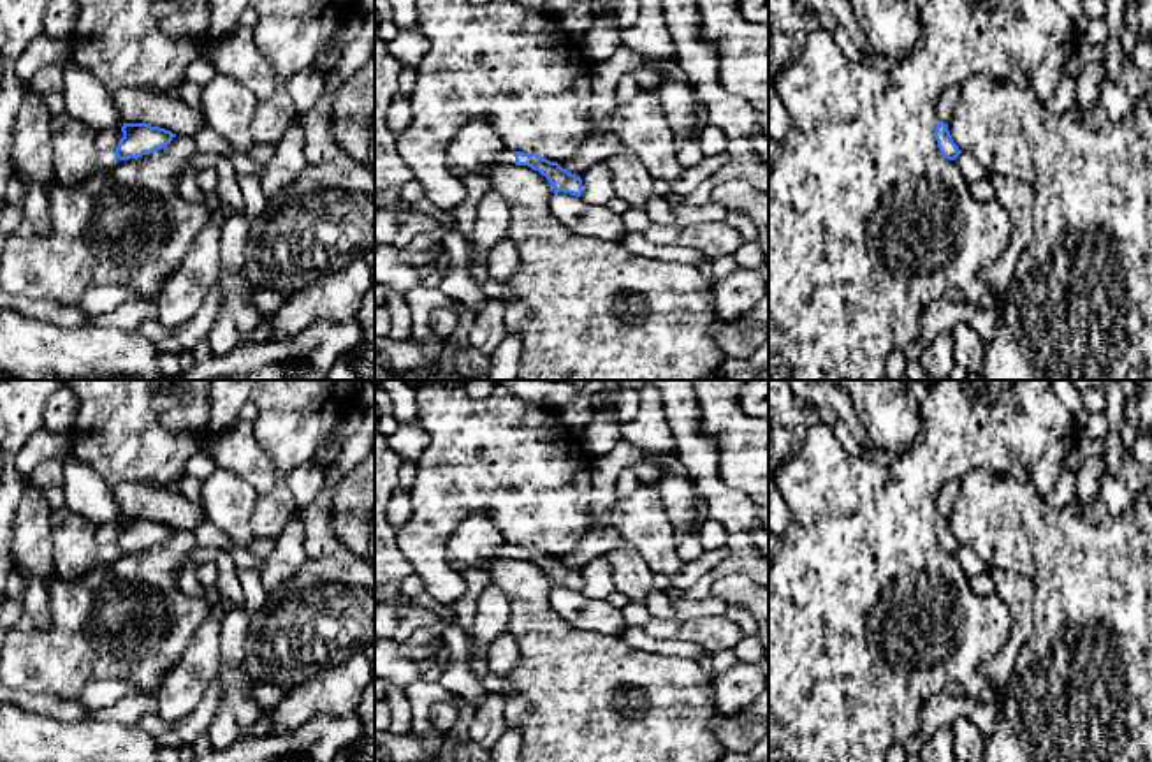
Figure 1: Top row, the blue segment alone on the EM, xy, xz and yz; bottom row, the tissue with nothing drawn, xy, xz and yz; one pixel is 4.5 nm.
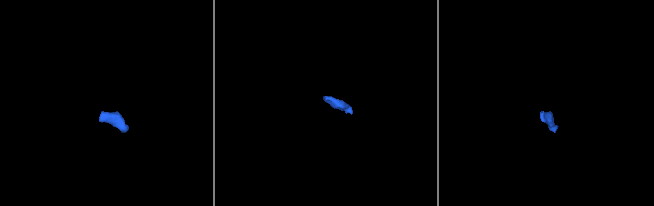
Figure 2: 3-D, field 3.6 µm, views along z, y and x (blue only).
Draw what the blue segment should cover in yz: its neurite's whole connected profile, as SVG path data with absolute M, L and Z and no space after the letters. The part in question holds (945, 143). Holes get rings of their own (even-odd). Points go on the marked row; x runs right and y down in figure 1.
M939 121L934 130L934 137L944 158L955 160L962 153L950 136L948 123Z

